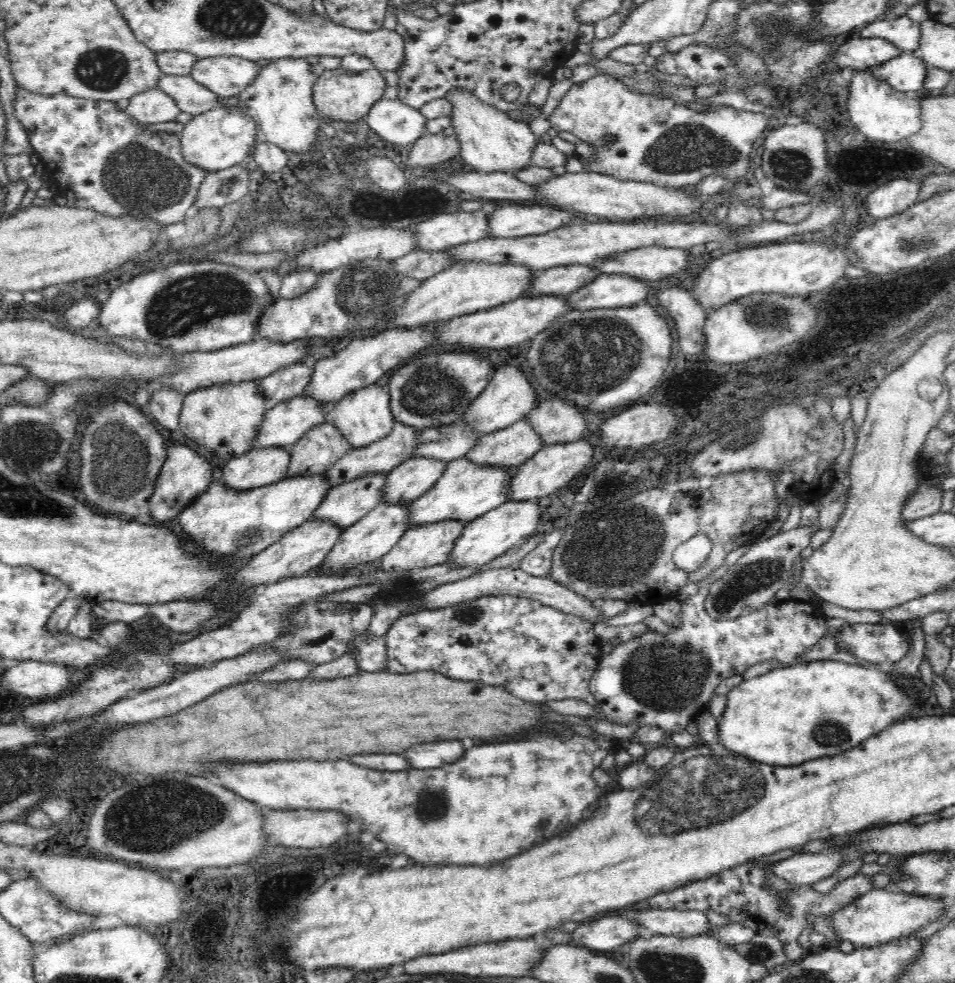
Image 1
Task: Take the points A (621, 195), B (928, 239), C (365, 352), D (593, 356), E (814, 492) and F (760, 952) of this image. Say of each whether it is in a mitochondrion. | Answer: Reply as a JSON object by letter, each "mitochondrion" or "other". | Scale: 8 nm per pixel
{"A":"other","B":"mitochondrion","C":"other","D":"mitochondrion","E":"other","F":"mitochondrion"}

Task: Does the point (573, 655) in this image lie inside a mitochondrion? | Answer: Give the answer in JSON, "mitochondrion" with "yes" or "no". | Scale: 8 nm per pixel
{"mitochondrion":"no"}

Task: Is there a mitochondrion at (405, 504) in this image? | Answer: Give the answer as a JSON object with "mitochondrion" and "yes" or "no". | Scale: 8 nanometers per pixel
{"mitochondrion":"no"}

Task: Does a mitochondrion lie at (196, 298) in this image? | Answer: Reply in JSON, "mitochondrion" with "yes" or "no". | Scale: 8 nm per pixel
{"mitochondrion":"yes"}

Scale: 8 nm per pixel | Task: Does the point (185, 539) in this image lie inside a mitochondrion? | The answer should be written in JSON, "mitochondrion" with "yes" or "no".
{"mitochondrion":"no"}

